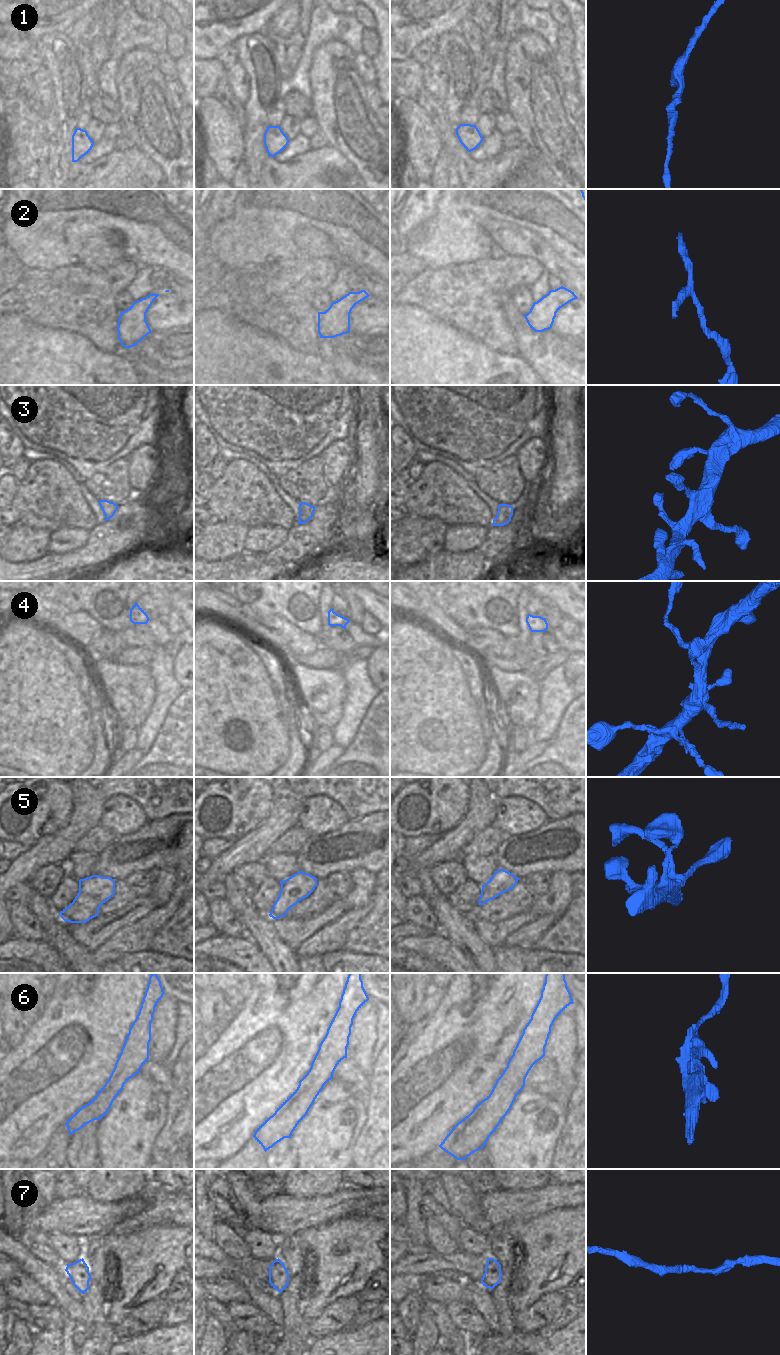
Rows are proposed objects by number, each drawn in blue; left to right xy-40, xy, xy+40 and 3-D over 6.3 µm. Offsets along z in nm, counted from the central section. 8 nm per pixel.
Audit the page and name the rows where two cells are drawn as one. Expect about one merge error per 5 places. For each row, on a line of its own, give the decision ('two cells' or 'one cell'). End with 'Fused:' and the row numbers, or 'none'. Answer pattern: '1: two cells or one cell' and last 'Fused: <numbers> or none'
1: one cell
2: one cell
3: one cell
4: one cell
5: one cell
6: two cells
7: one cell
Fused: 6

